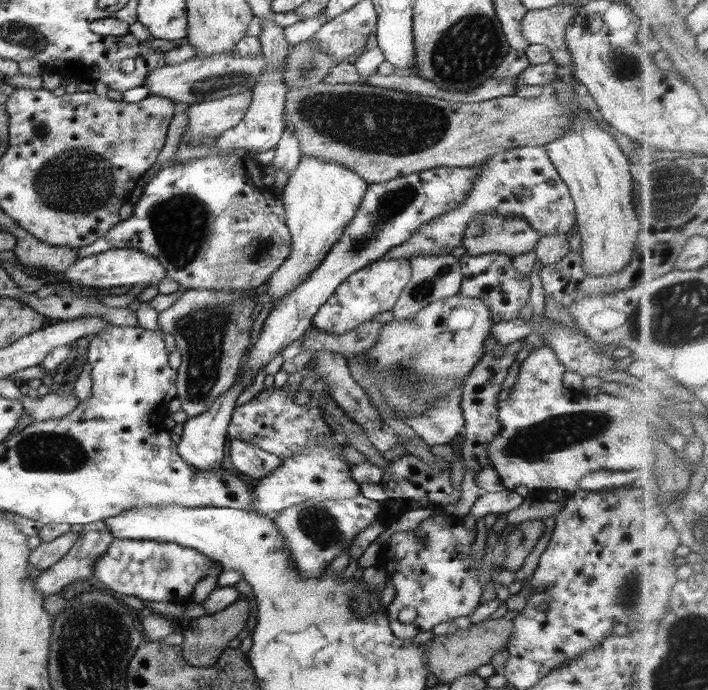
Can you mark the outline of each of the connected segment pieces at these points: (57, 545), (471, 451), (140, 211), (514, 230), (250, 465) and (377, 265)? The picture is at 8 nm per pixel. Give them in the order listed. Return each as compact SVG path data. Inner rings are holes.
M70 531L54 540L41 542L36 549L31 550L30 556L28 556L31 568L41 570L50 568L55 562L68 554L68 551L78 541L78 536L78 533Z
M520 338L508 346L502 347L502 355L494 356L493 352L486 353L476 366L465 376L461 387L461 412L465 419L466 441L461 448L461 454L465 464L474 471L475 481L478 480L478 474L486 467L490 467L488 452L486 446L490 445L501 432L501 425L497 420L497 411L500 403L497 400L502 391L501 386L508 373L508 368L516 360L517 354L524 349L526 345L525 338Z
M242 148L228 154L192 159L185 164L167 164L135 195L132 216L121 220L90 246L77 248L76 252L82 258L117 248L136 248L158 259L167 276L186 290L244 292L256 289L270 279L292 250L284 204L273 187L267 189L263 185L264 174L256 152Z
M478 214L476 218L472 218L468 222L468 228L464 230L464 236L462 236L462 245L470 256L482 256L482 254L498 252L498 254L506 254L512 259L518 254L532 252L541 235L522 217L510 218L508 216L506 218L506 216L500 216L500 214Z
M240 439L230 441L230 458L240 474L261 479L277 470L283 460L263 448Z
M406 258L380 259L352 273L312 318L312 326L331 335L344 334L358 325L374 320L376 314L392 310L402 289L410 282L412 267Z

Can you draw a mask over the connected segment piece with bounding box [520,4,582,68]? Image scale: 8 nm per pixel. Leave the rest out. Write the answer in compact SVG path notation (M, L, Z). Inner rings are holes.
M562 4L545 8L542 10L529 10L520 21L522 36L528 44L544 44L552 53L552 60L564 67L573 67L573 54L565 44L566 27L580 14L582 9L576 4Z

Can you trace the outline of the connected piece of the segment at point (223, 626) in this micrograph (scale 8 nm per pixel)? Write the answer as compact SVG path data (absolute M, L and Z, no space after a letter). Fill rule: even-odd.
M241 597L230 606L214 614L206 614L189 621L189 628L185 632L185 640L180 646L187 664L194 667L215 667L220 655L229 647L230 641L236 638L246 626L250 616L250 599Z

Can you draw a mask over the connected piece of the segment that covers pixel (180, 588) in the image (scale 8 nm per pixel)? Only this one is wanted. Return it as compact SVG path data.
M114 539L108 550L96 558L94 576L120 597L135 596L144 602L176 603L178 600L190 600L194 585L210 567L214 567L212 560L202 552L176 542Z

